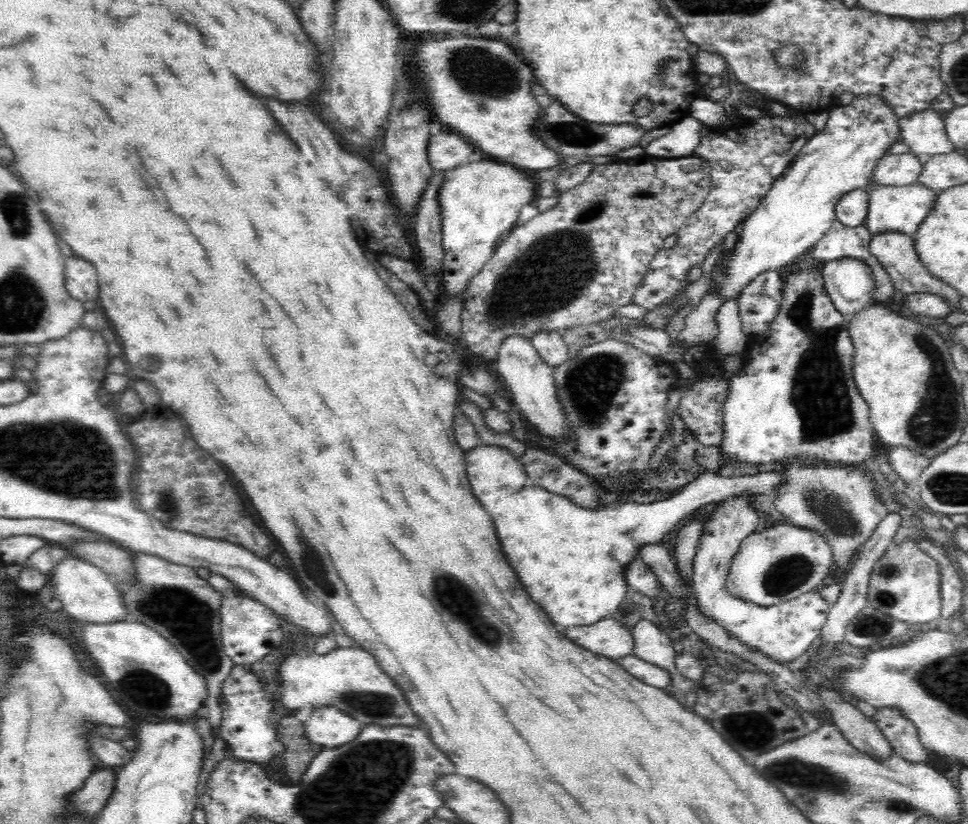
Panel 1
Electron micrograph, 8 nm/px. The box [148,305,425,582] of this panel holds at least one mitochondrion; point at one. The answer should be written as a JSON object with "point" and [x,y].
{"point":[168,505]}

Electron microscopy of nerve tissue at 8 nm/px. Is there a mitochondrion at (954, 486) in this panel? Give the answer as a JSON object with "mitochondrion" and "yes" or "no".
{"mitochondrion":"yes"}

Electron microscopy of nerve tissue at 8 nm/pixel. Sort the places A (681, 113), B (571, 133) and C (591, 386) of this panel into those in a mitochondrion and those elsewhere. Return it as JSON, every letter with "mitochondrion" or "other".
{"A":"other","B":"mitochondrion","C":"mitochondrion"}

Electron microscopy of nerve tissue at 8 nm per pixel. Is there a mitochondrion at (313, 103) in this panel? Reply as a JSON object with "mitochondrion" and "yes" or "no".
{"mitochondrion":"no"}

